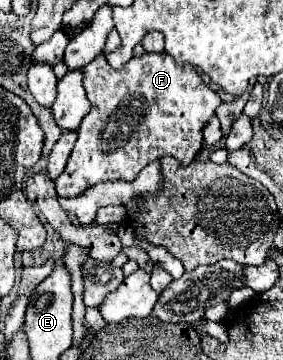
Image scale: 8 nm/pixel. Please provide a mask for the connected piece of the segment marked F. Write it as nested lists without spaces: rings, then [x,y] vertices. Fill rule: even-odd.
[[[145,52],[121,70],[113,70],[105,54],[99,54],[83,74],[91,112],[83,118],[69,162],[55,180],[61,198],[79,196],[103,180],[135,180],[145,164],[167,154],[183,166],[191,164],[203,146],[201,130],[221,104],[193,66],[175,64],[167,52]]]

